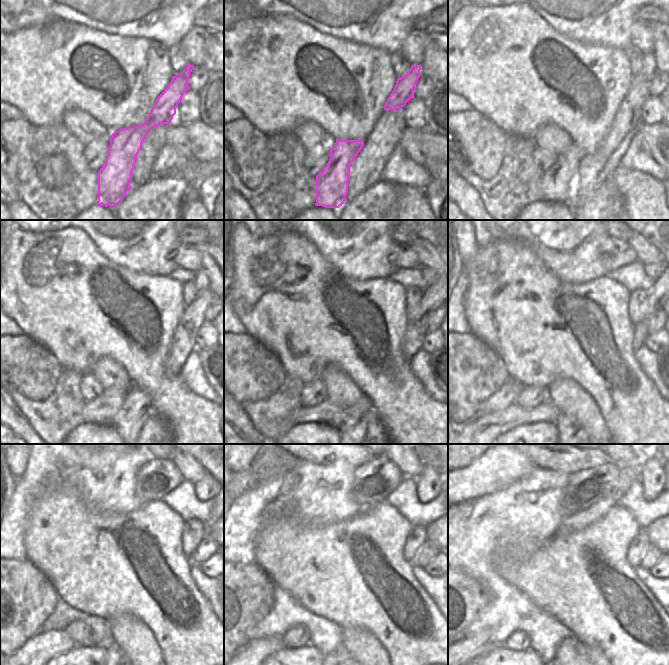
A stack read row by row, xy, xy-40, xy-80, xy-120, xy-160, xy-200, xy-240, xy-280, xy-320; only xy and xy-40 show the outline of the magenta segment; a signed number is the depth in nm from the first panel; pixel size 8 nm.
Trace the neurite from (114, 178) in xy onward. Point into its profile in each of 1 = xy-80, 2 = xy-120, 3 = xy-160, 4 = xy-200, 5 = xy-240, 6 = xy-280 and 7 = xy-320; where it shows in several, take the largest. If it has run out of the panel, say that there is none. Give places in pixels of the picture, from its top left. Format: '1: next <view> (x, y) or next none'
1: next xy-80 (555, 183)
2: next xy-120 (102, 410)
3: next xy-160 (325, 412)
4: next xy-200 (496, 423)
5: next xy-240 (43, 646)
6: next xy-280 (263, 647)
7: next xy-320 (651, 476)

